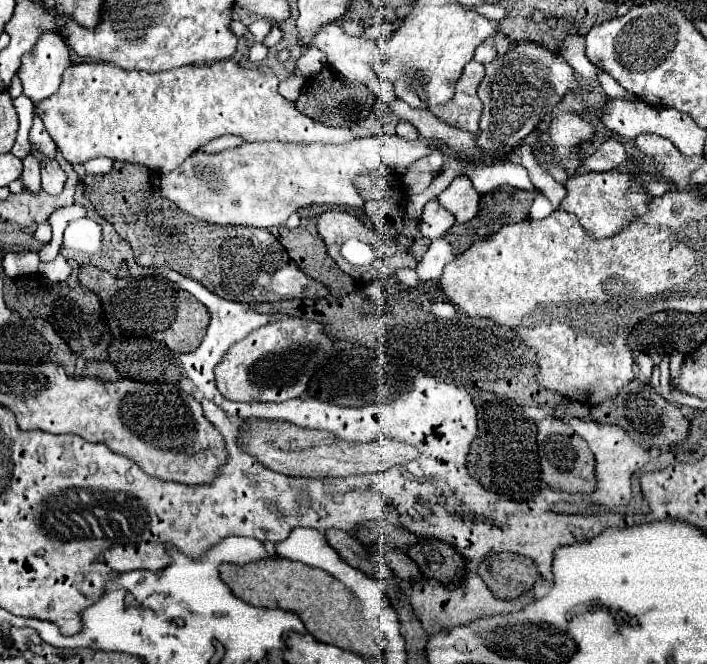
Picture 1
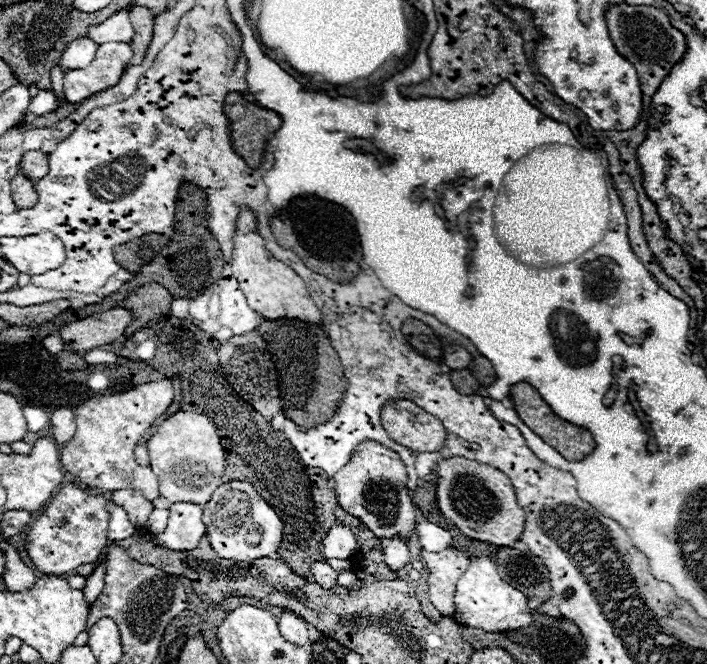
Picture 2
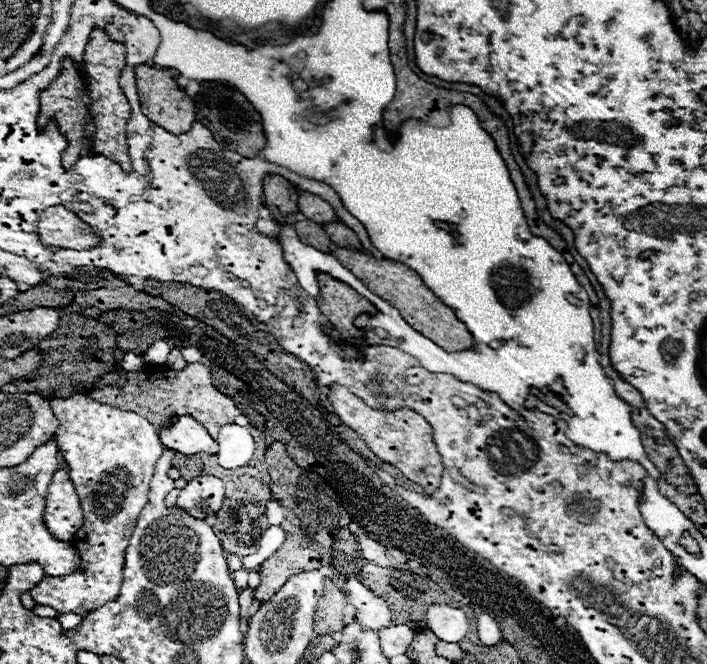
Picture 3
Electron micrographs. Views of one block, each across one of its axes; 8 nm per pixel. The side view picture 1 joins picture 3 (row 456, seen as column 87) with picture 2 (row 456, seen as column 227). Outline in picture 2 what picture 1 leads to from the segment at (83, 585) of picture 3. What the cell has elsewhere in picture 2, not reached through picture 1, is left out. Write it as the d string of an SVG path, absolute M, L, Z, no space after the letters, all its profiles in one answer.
M162 378L156 382L134 386L128 392L112 396L94 396L88 402L82 402L74 408L76 434L64 448L60 448L60 460L64 470L82 478L86 486L98 488L100 492L134 488L142 490L148 500L158 498L158 478L150 468L140 468L134 458L134 448L144 436L144 432L154 424L158 414L166 412L166 408L172 404L172 398L172 380Z

